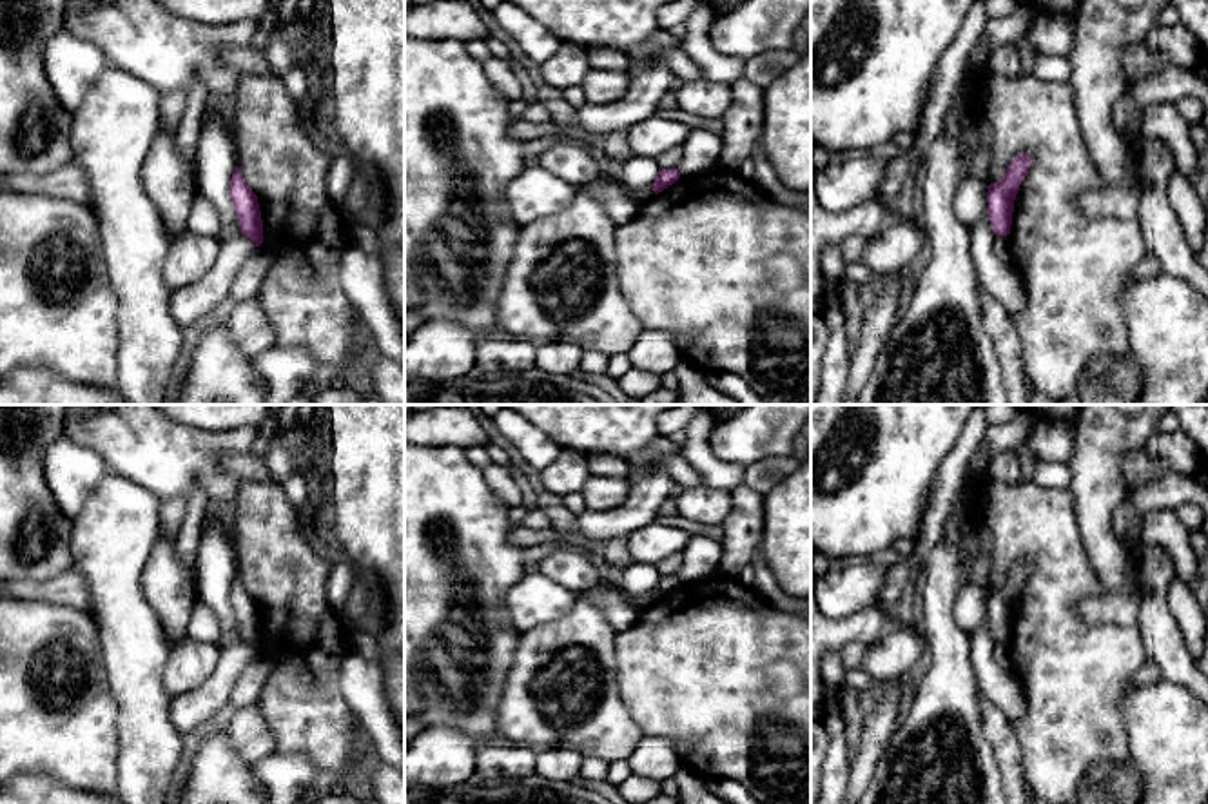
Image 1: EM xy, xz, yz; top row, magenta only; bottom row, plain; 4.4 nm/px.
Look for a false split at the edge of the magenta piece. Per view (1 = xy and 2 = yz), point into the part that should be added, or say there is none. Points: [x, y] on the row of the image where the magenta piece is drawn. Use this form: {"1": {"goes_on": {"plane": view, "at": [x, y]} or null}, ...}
{"1": {"goes_on": null}, "2": {"goes_on": null}}

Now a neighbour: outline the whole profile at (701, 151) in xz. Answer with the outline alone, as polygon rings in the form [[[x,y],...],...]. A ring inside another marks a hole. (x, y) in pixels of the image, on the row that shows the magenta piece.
[[[691,129],[682,143],[680,176],[715,172],[722,152],[722,138],[706,129]]]

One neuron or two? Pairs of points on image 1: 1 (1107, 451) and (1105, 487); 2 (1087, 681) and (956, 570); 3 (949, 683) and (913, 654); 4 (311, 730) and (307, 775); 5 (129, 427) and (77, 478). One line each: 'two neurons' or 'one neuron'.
1: one neuron
2: two neurons
3: two neurons
4: two neurons
5: two neurons

